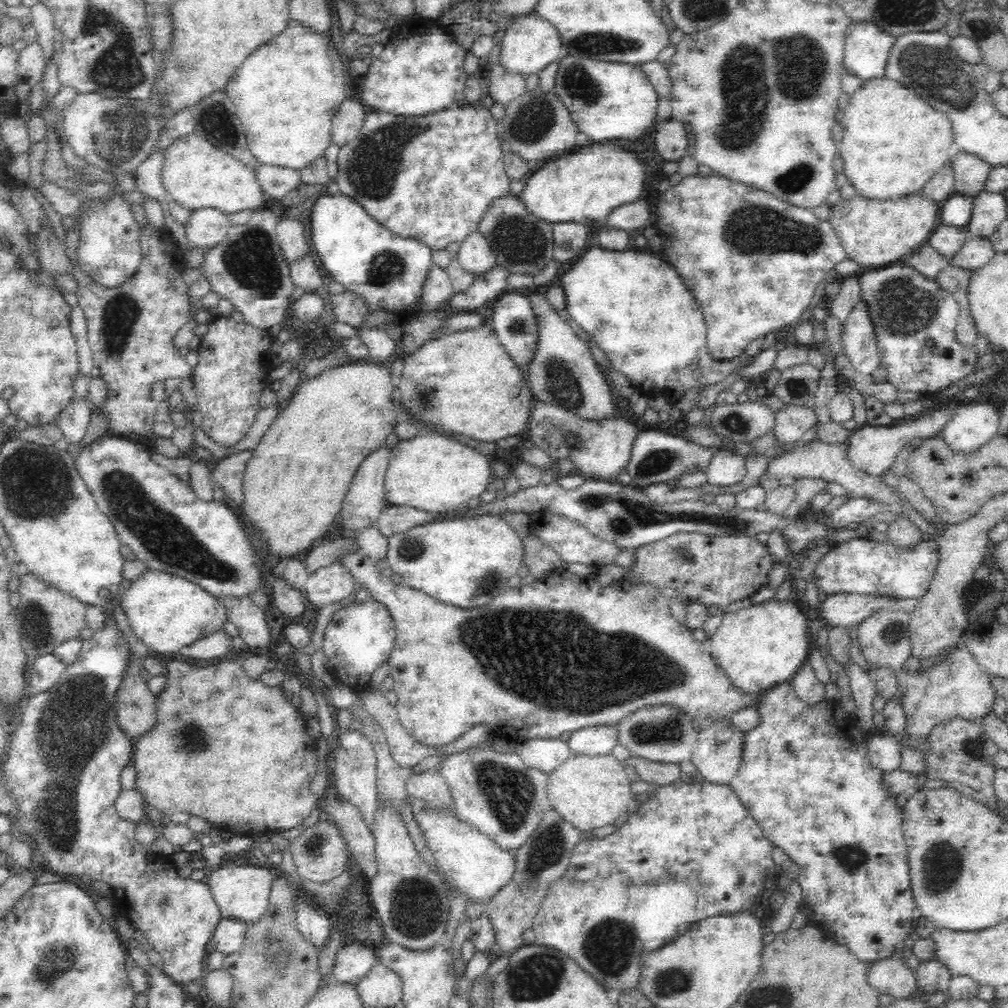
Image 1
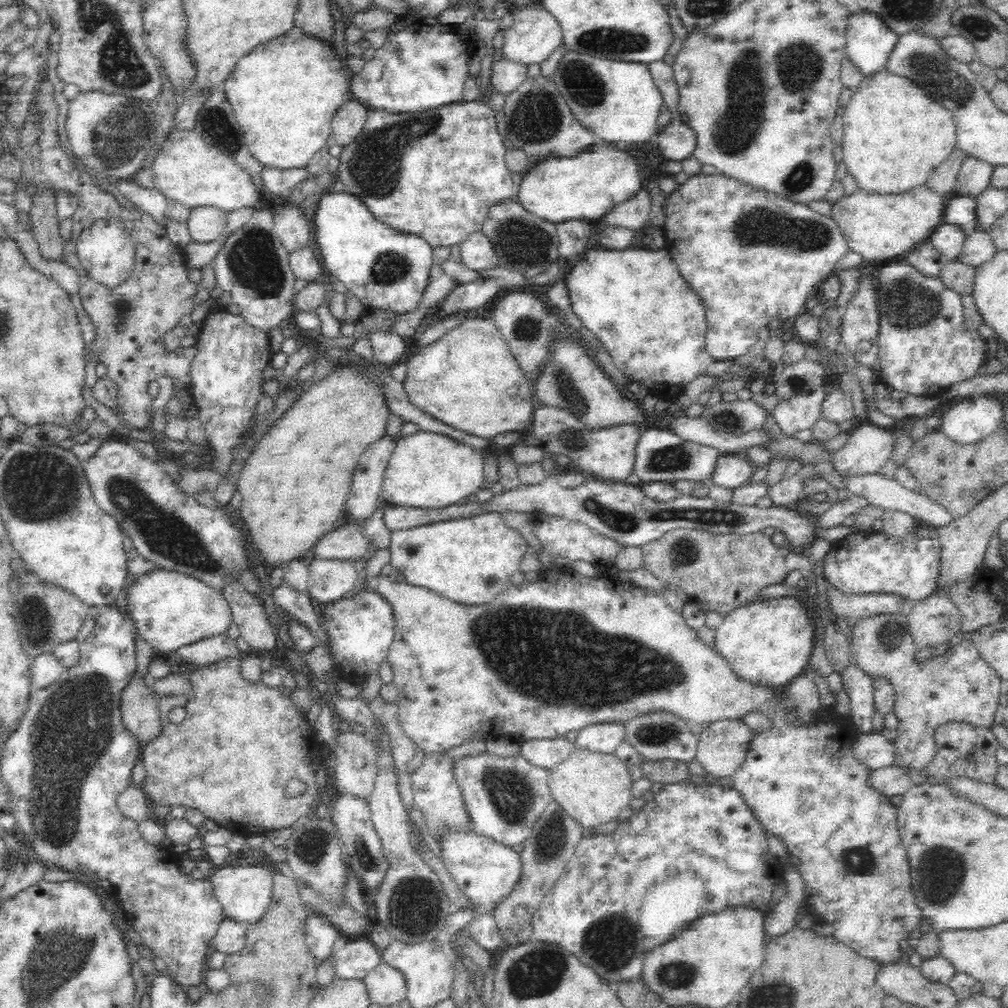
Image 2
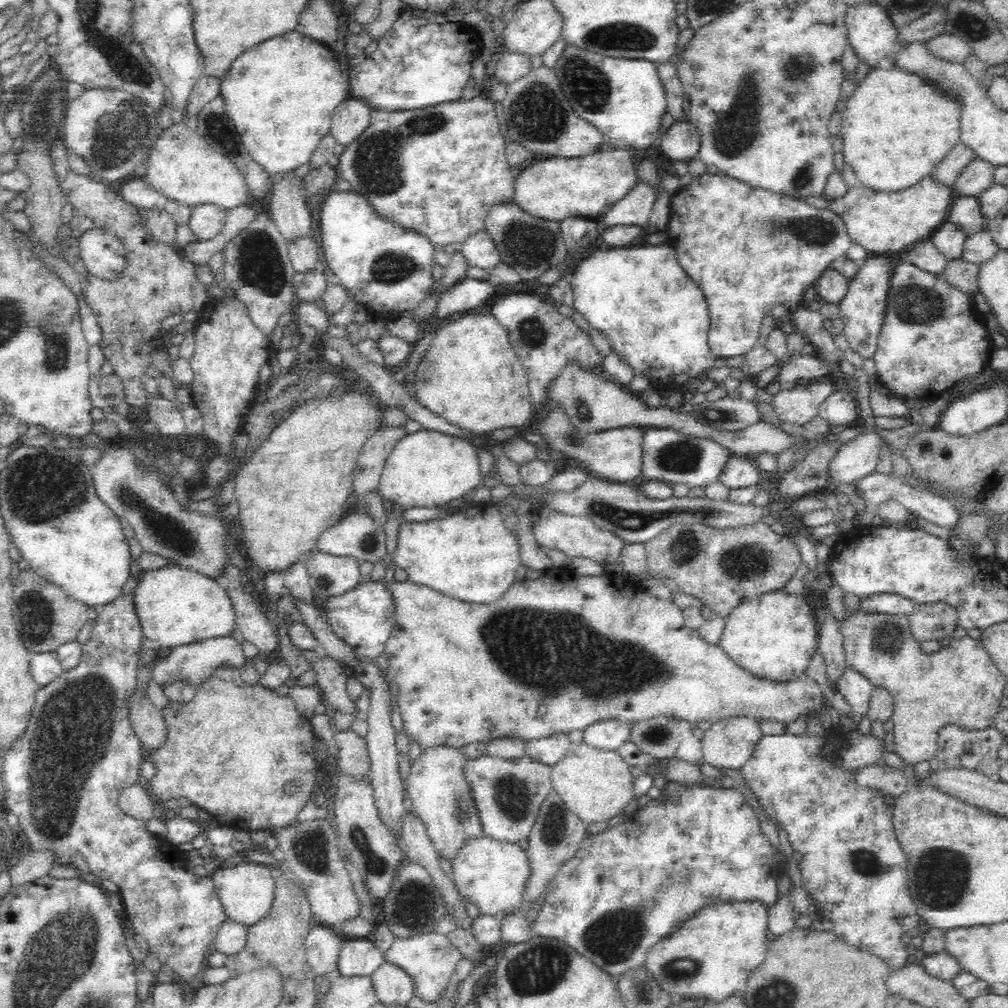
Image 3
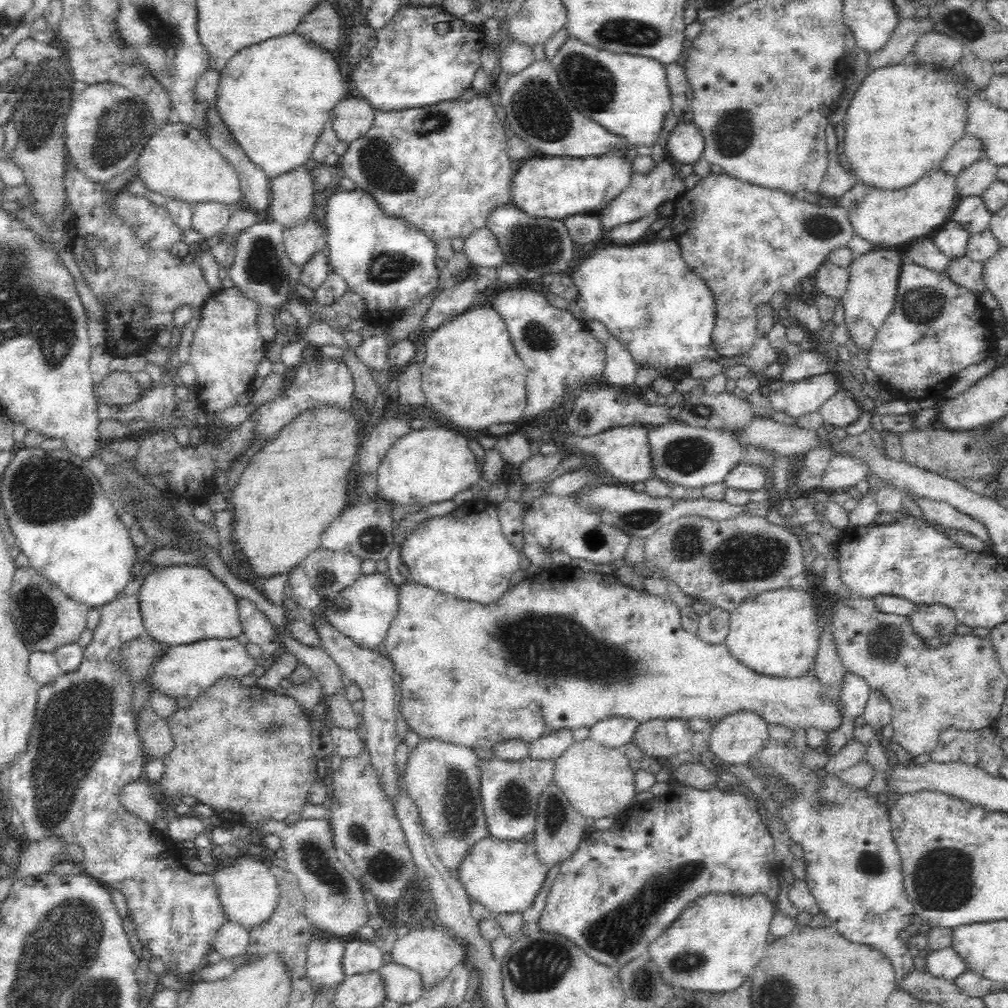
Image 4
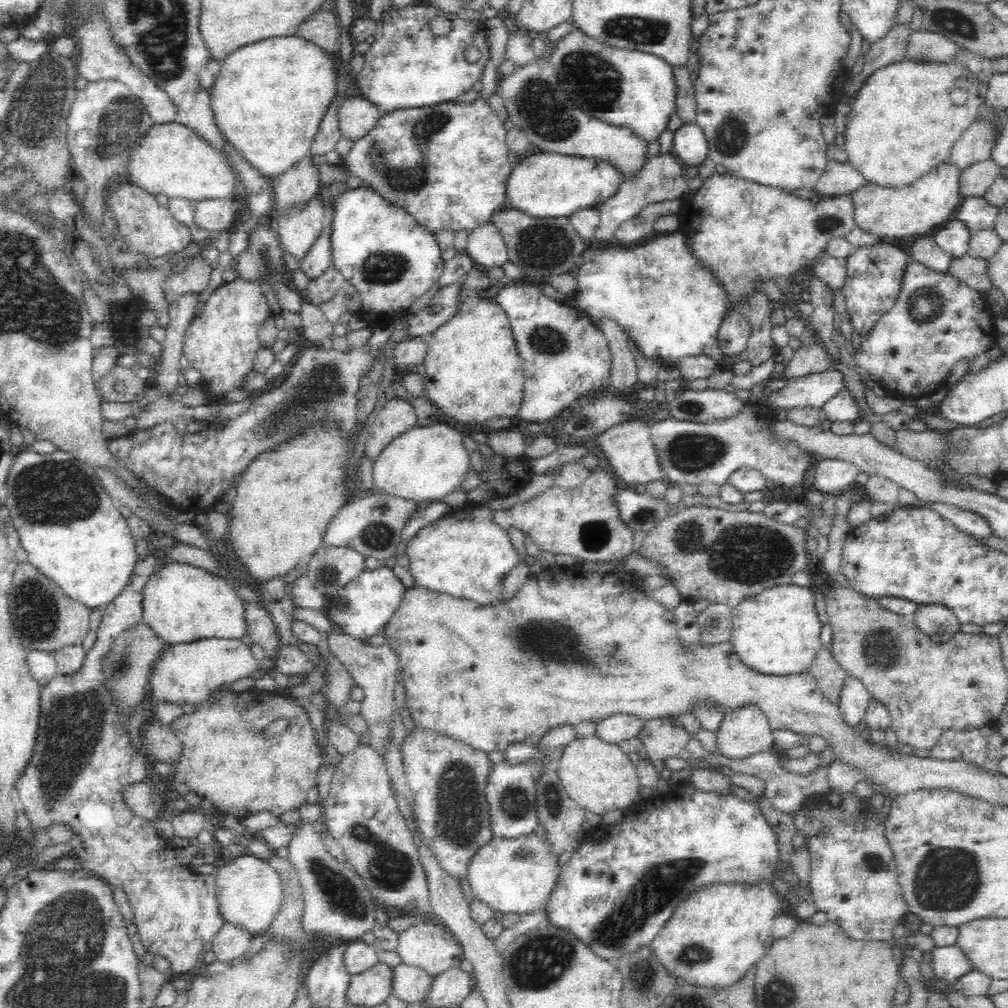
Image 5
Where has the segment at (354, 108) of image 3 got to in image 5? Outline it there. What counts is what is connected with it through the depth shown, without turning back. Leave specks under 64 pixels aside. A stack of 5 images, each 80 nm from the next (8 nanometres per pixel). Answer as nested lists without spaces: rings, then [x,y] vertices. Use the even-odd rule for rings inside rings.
[[[348,97],[338,106],[341,137],[353,141],[367,136],[380,121],[383,114],[364,97]]]

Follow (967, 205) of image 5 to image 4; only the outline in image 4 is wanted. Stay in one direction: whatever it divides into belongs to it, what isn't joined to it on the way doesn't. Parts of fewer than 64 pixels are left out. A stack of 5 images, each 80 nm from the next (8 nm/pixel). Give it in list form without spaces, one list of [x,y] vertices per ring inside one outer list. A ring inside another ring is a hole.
[[[961,196],[951,218],[969,233],[990,229],[993,212],[986,208],[981,196]]]

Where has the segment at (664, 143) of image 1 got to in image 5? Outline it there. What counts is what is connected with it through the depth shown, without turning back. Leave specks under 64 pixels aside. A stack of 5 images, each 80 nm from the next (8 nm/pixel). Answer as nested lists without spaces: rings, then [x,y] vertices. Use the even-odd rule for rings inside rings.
[[[685,123],[674,132],[673,152],[685,166],[698,166],[708,158],[708,139],[702,128],[695,123]]]

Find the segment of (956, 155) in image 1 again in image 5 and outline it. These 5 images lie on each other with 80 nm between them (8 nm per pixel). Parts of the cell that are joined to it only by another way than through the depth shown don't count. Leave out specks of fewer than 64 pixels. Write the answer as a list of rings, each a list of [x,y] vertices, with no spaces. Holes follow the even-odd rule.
[[[992,158],[964,168],[959,178],[960,194],[966,197],[984,197],[994,179],[1001,174],[1001,170]]]

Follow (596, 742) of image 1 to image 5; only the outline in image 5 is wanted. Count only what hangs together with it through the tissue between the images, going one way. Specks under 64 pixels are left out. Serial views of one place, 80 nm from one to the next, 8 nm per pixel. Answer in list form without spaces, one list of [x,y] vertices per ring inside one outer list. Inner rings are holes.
[[[611,714],[598,722],[595,735],[611,744],[630,746],[636,743],[638,732],[644,728],[645,721],[636,714]]]

